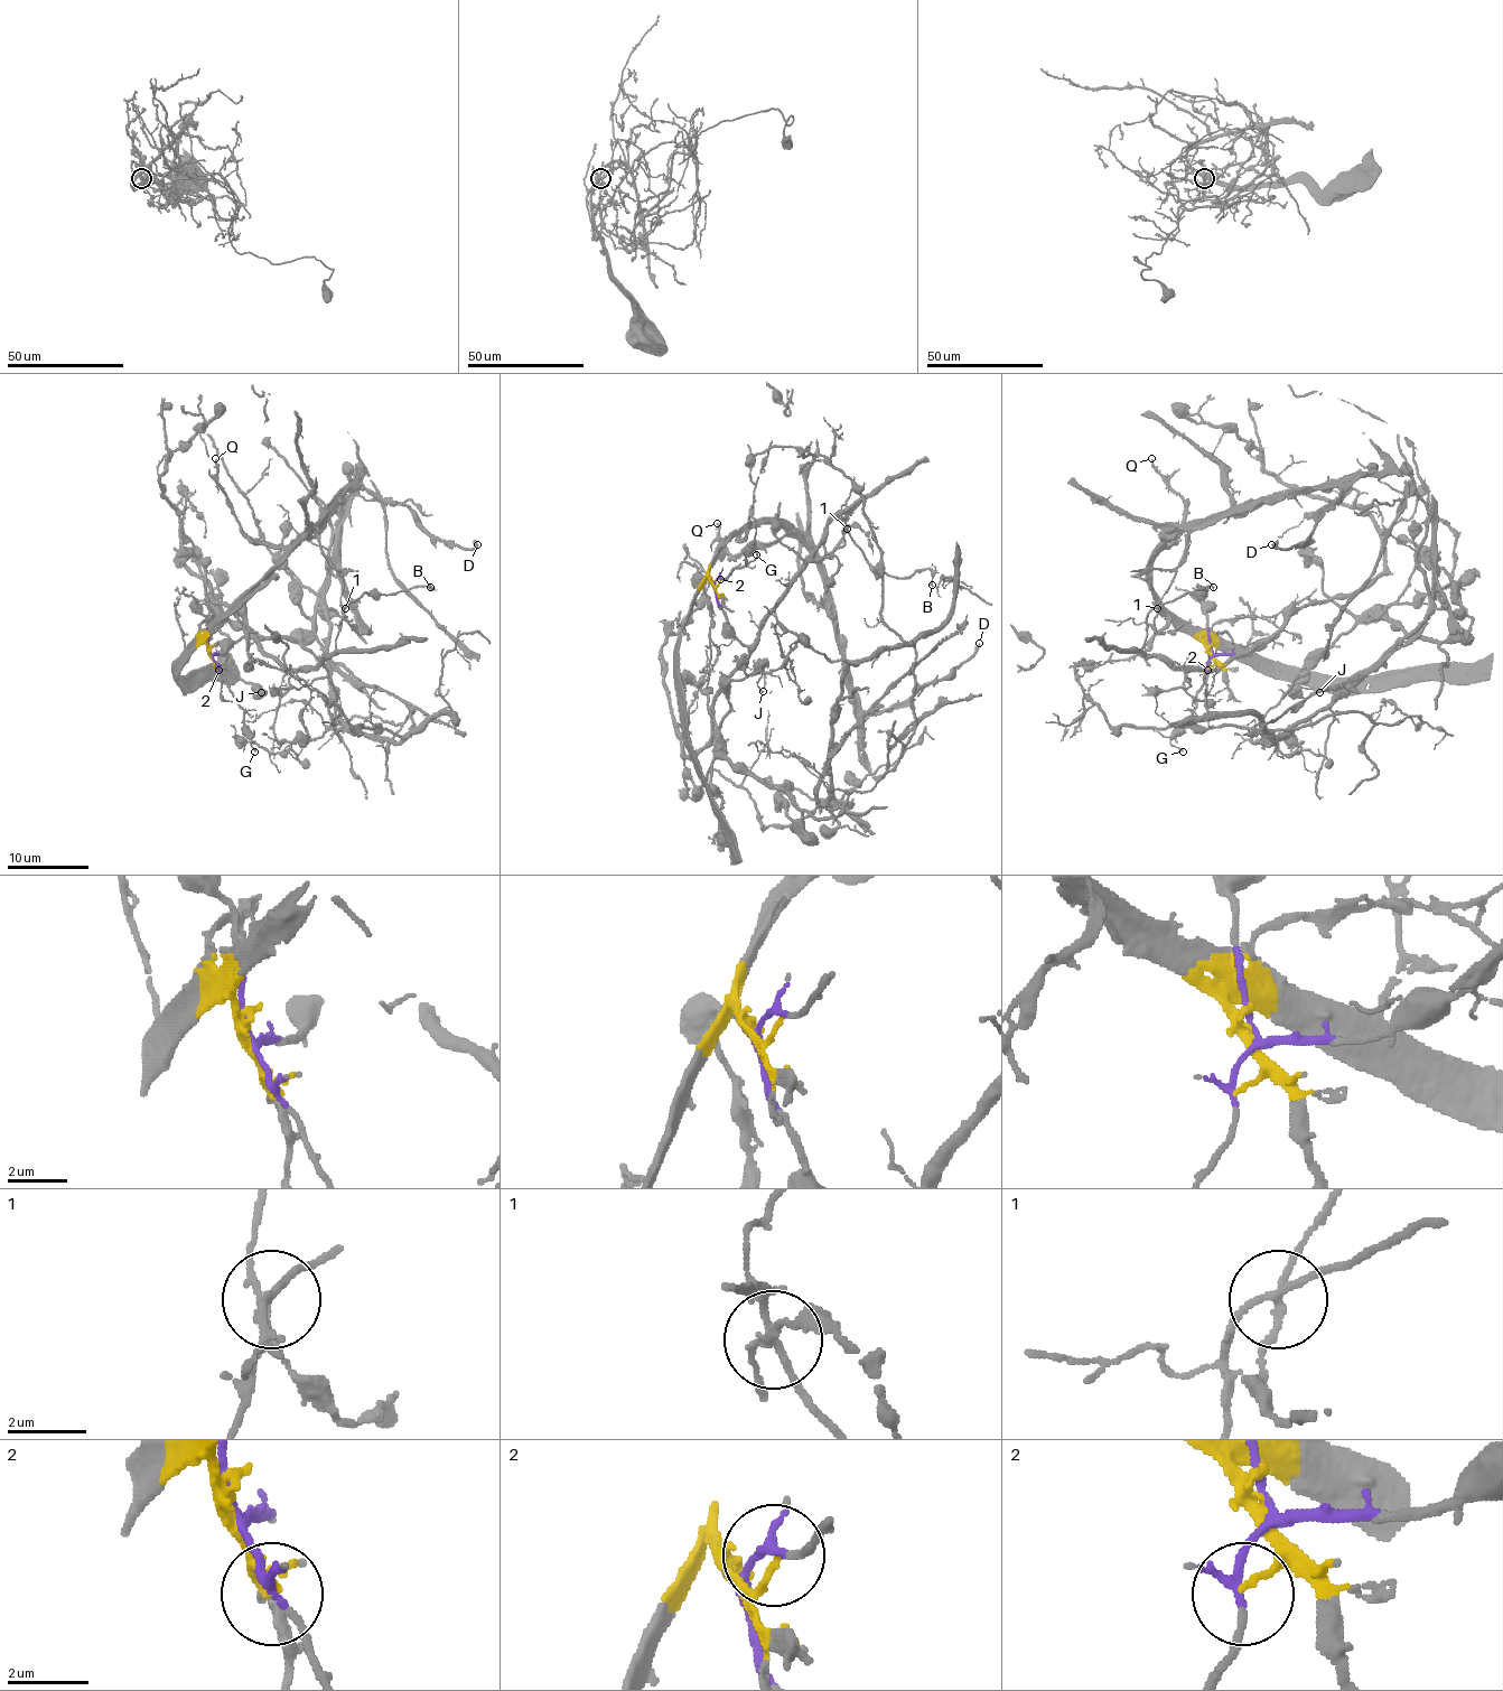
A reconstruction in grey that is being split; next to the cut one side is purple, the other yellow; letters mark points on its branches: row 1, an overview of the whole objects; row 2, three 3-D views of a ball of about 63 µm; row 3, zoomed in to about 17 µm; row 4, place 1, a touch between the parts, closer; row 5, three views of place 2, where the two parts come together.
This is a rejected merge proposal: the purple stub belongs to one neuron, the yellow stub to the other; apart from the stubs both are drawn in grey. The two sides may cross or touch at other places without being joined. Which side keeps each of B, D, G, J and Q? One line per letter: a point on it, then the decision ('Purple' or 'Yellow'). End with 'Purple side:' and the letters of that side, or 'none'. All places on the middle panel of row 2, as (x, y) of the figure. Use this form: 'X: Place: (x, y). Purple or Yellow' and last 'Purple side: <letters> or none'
B: Place: (932, 585). Purple
D: Place: (979, 643). Yellow
G: Place: (756, 554). Purple
J: Place: (763, 691). Purple
Q: Place: (717, 523). Yellow
Purple side: B, G, J

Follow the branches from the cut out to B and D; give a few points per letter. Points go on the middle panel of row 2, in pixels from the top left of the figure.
B: (711, 584), (726, 626), (745, 644), (750, 644), (837, 514), (874, 567), (896, 577), (929, 569), (933, 585)
D: (711, 584), (713, 554), (743, 530), (783, 525), (814, 559), (862, 710), (902, 706), (980, 643)

